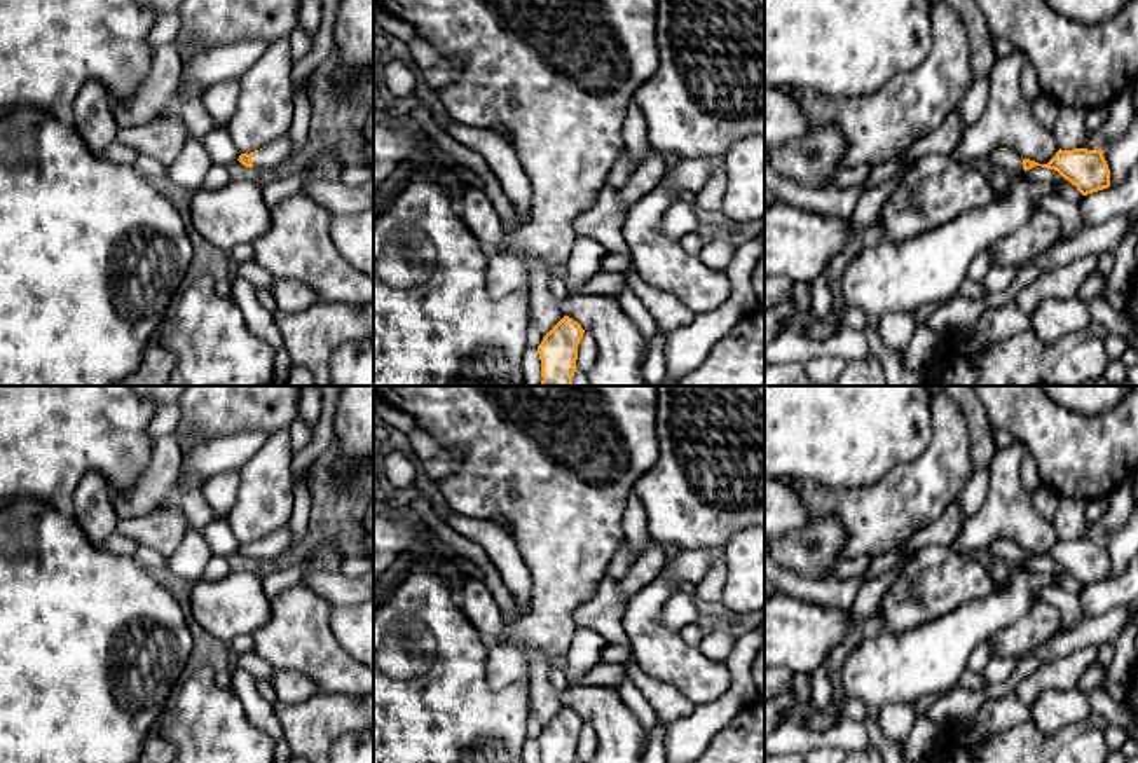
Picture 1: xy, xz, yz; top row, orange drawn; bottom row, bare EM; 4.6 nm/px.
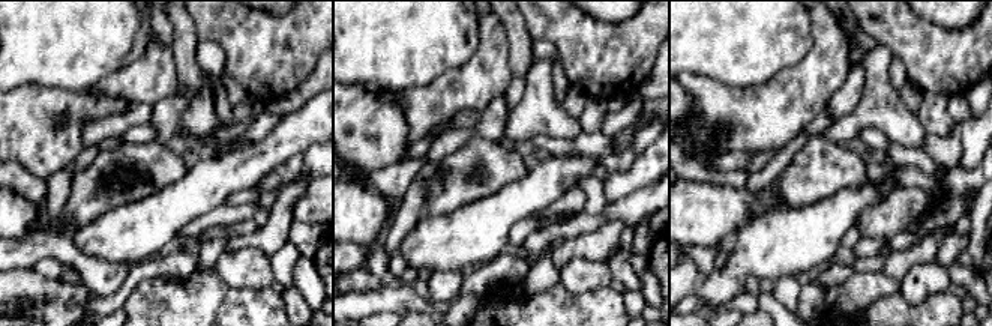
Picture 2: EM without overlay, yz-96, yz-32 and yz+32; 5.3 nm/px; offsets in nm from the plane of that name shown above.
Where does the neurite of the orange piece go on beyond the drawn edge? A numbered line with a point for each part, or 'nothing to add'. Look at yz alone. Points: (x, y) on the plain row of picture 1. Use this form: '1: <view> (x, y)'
1: yz (1004, 550)

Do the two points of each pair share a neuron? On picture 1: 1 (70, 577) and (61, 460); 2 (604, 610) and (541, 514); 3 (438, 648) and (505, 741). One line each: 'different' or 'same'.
1: different
2: different
3: same

